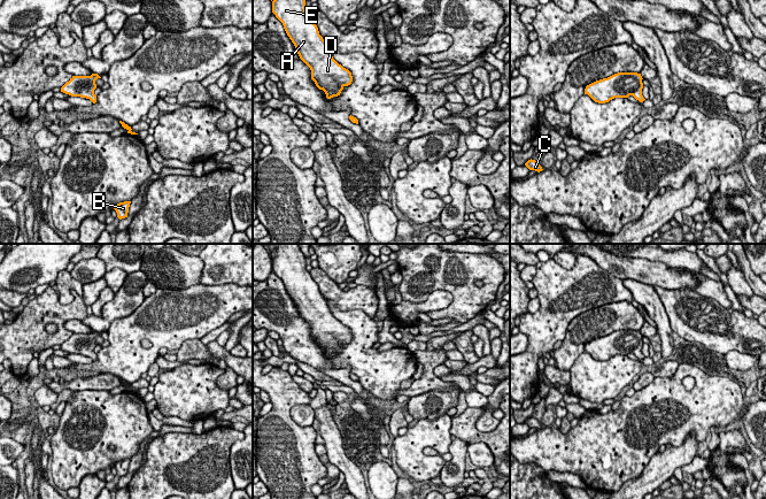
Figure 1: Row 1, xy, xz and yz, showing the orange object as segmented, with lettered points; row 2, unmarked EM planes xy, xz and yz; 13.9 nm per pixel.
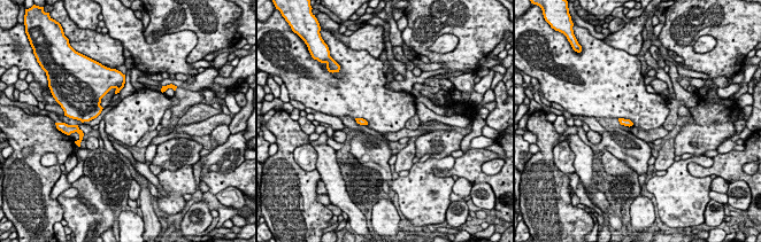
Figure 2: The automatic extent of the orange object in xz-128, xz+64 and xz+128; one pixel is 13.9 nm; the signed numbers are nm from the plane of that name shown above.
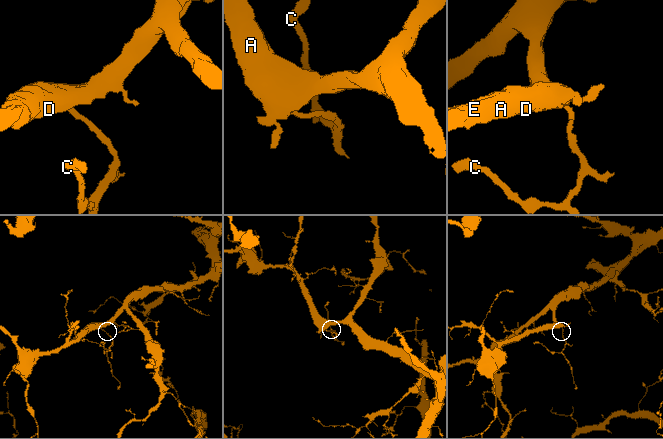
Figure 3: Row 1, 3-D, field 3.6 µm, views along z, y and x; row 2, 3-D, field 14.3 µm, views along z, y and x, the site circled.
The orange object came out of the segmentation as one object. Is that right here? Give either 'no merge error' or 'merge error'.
no merge error

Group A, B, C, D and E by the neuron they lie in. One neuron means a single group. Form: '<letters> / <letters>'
A B C D E

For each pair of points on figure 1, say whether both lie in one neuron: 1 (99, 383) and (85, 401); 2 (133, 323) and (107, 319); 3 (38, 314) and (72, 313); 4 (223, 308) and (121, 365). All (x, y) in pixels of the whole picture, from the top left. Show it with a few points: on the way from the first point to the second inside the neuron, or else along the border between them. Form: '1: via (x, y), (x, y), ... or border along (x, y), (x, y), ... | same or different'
1: border along (108, 390), (74, 391) | different
2: border along (138, 306), (130, 314), (117, 317), (106, 330) | different
3: via (46, 311), (64, 312) | same
4: via (198, 324), (173, 329), (146, 357) | same

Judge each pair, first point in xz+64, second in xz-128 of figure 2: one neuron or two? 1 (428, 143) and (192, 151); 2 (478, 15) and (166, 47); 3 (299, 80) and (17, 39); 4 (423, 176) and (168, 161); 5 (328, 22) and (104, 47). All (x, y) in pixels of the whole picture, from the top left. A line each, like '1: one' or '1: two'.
1: one
2: two
3: one
4: two
5: one

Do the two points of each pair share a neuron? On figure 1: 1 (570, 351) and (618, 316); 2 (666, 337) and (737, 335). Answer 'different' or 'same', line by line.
1: same
2: different

